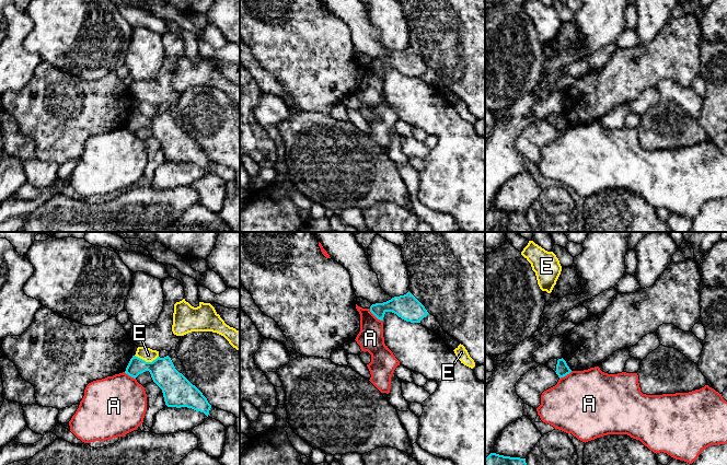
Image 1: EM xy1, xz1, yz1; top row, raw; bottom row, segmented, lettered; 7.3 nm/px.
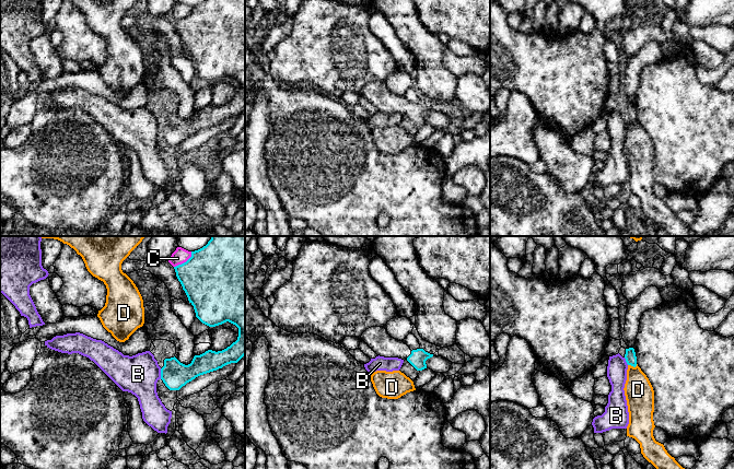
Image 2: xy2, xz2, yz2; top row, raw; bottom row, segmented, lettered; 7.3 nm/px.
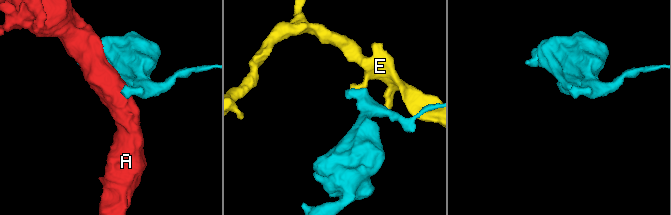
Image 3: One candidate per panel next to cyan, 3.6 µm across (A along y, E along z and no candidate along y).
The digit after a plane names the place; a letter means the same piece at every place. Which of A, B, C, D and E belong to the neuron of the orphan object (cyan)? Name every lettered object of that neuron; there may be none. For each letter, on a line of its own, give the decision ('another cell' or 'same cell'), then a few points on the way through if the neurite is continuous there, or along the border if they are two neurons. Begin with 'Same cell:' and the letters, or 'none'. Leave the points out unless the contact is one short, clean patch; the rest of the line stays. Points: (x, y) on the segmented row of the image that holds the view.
Same cell: none
A: another cell; border xz1 (369, 309), (382, 321)
B: another cell; border xy2 (160, 368), (161, 378)
C: another cell
D: another cell; border yz2 (628, 364), (637, 365)
E: another cell; border xy1 (135, 355), (146, 361), (152, 361), (158, 357)

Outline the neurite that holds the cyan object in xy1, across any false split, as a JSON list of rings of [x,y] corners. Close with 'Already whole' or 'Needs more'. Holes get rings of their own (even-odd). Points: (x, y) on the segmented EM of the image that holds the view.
[[[132,356],[125,373],[136,379],[146,371],[150,372],[153,382],[162,390],[168,407],[187,407],[208,417],[211,405],[203,393],[175,369],[169,356],[158,357],[152,362]]]. Already whole

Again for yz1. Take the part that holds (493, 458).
[[[491,453],[485,458],[485,465],[527,465],[526,458],[504,456]]]. Already whole

